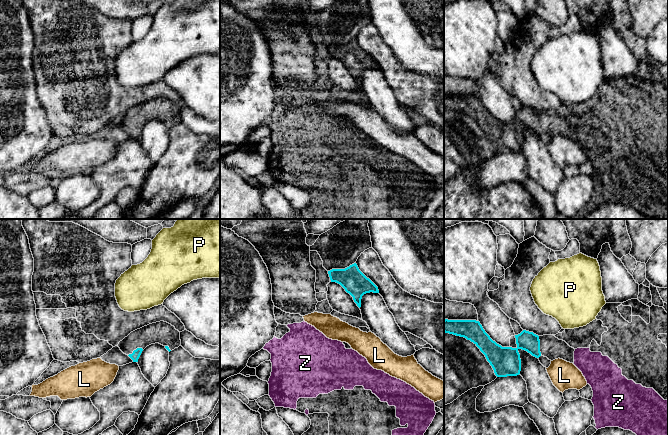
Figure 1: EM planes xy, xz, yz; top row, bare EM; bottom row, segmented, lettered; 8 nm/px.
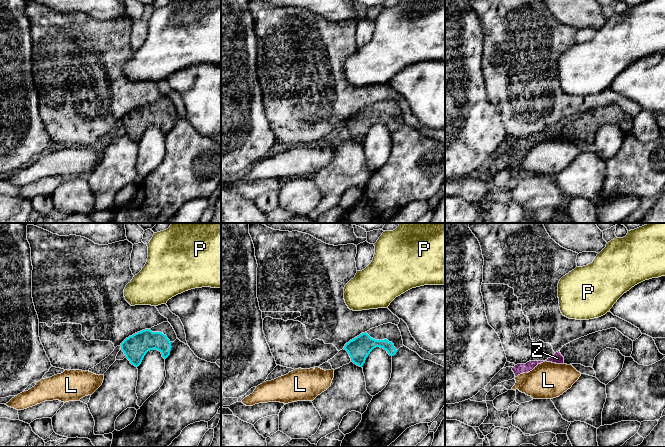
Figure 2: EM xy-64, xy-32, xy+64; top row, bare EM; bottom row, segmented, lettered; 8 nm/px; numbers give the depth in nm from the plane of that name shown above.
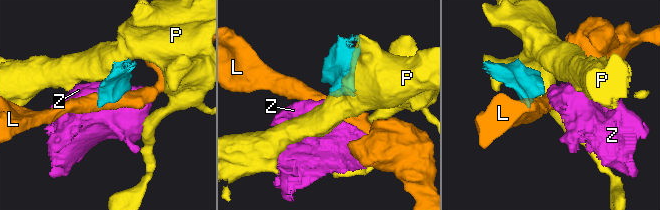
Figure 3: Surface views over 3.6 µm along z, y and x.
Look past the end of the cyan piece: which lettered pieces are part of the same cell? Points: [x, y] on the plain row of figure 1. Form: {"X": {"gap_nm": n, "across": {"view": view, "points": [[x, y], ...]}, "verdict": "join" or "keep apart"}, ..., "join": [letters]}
{"L": {"gap_nm": 100, "across": {"view": "yz", "points": [[540, 131], [551, 137]]}, "verdict": "keep apart"}, "P": {"gap_nm": 180, "across": {"view": "yz", "points": [[532, 108], [544, 89]]}, "verdict": "keep apart"}, "Z": {"gap_nm": 280, "across": {"view": "yz", "points": [[540, 128], [574, 128]]}, "verdict": "join"}, "join": ["Z"]}

